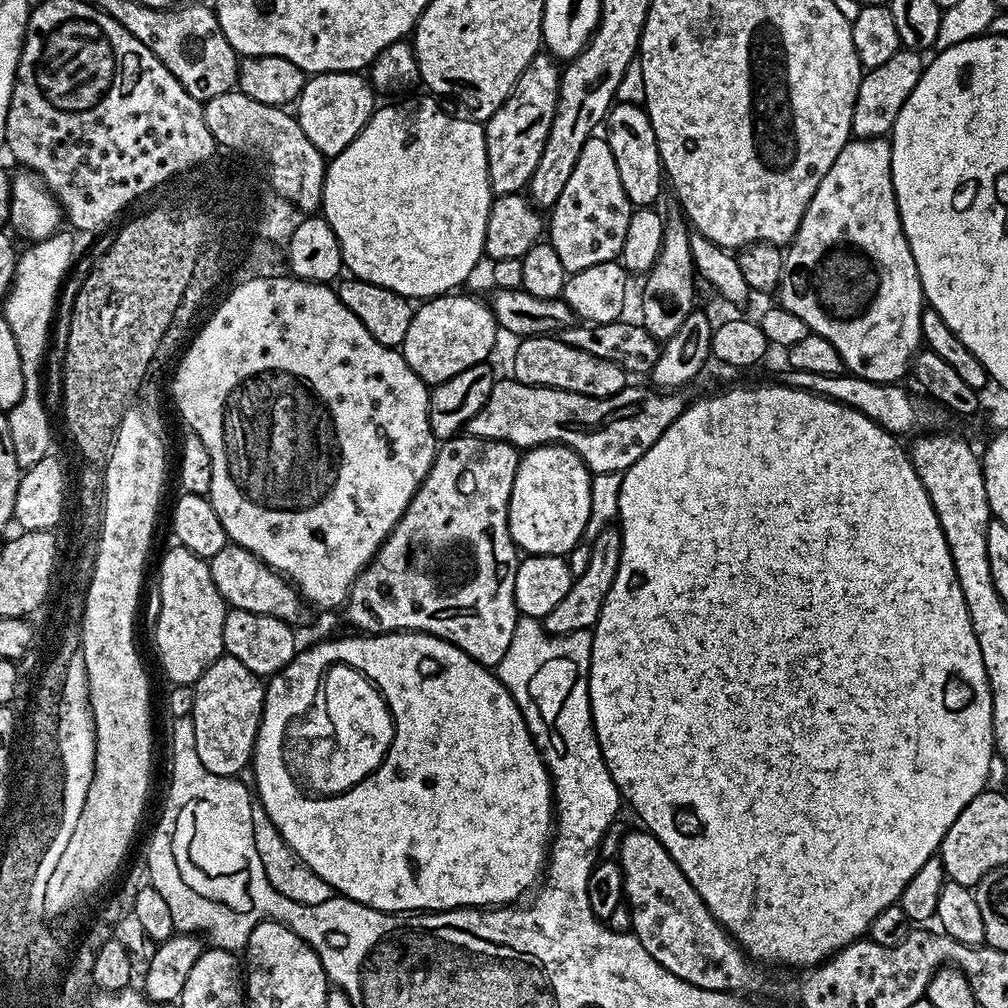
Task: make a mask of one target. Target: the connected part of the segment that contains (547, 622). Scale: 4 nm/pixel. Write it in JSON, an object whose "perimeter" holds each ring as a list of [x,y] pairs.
{"perimeter":[[[619,527],[601,528],[591,537],[590,566],[581,576],[573,579],[570,590],[550,614],[542,617],[544,629],[551,636],[565,636],[578,630],[591,630],[598,622],[598,614],[602,614],[602,606],[606,602],[606,594],[610,594],[610,586],[614,586],[614,578],[618,574],[618,566],[622,558],[622,533]]]}

